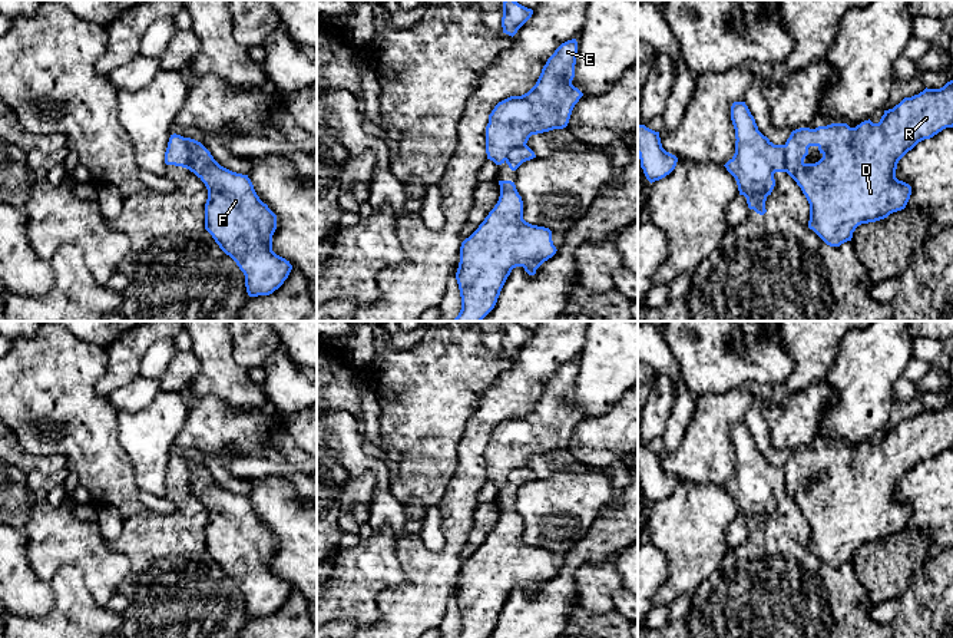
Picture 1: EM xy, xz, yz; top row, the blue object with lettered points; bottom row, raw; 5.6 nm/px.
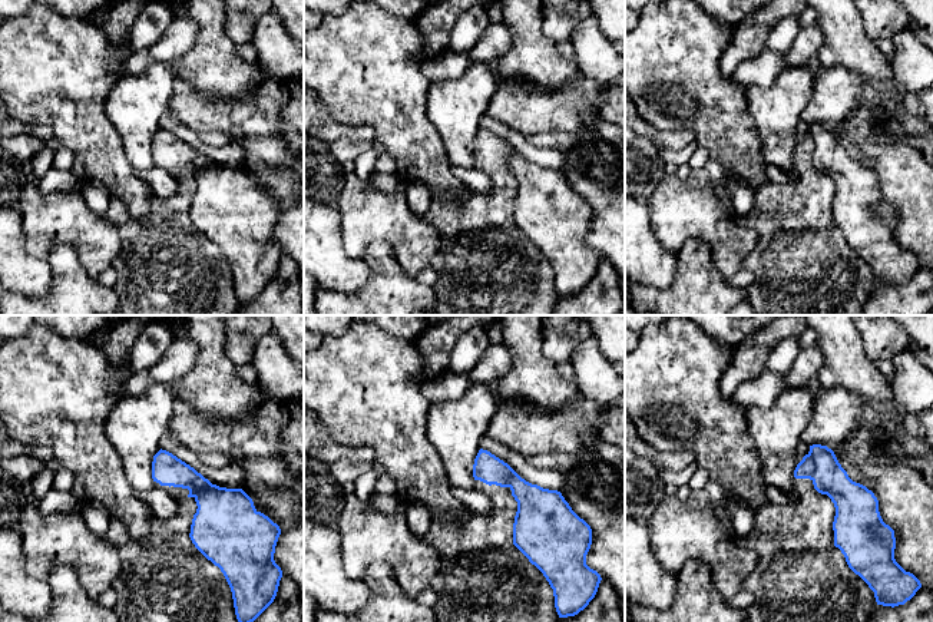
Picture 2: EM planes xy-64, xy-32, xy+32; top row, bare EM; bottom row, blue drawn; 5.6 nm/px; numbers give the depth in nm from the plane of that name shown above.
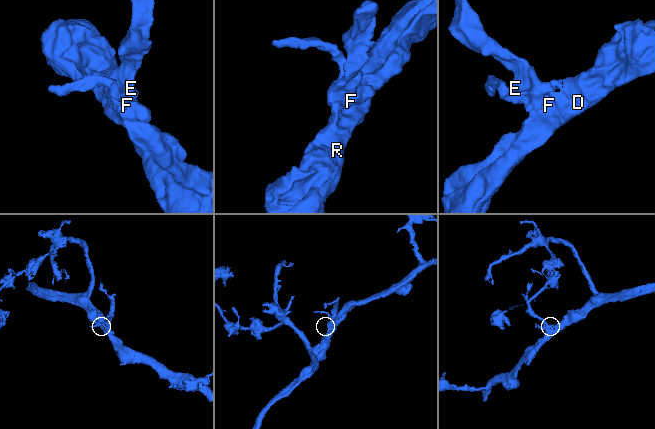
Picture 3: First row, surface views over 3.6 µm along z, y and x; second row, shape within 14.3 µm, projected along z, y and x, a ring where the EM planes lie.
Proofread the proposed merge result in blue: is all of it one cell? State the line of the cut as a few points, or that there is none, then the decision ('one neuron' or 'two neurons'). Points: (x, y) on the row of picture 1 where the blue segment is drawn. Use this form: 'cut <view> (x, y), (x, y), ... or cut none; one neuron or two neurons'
cut xy (184, 138), (189, 149), (189, 168); two neurons

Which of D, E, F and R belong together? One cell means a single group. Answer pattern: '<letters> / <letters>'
D F R / E

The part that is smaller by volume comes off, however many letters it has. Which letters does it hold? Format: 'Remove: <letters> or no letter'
Remove: E

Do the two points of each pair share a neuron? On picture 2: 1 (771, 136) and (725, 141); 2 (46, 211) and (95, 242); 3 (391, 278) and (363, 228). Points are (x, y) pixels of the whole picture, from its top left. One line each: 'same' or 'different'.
1: different
2: same
3: different

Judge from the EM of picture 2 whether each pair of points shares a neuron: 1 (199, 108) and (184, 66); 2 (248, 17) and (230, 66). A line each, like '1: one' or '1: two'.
1: two
2: two

